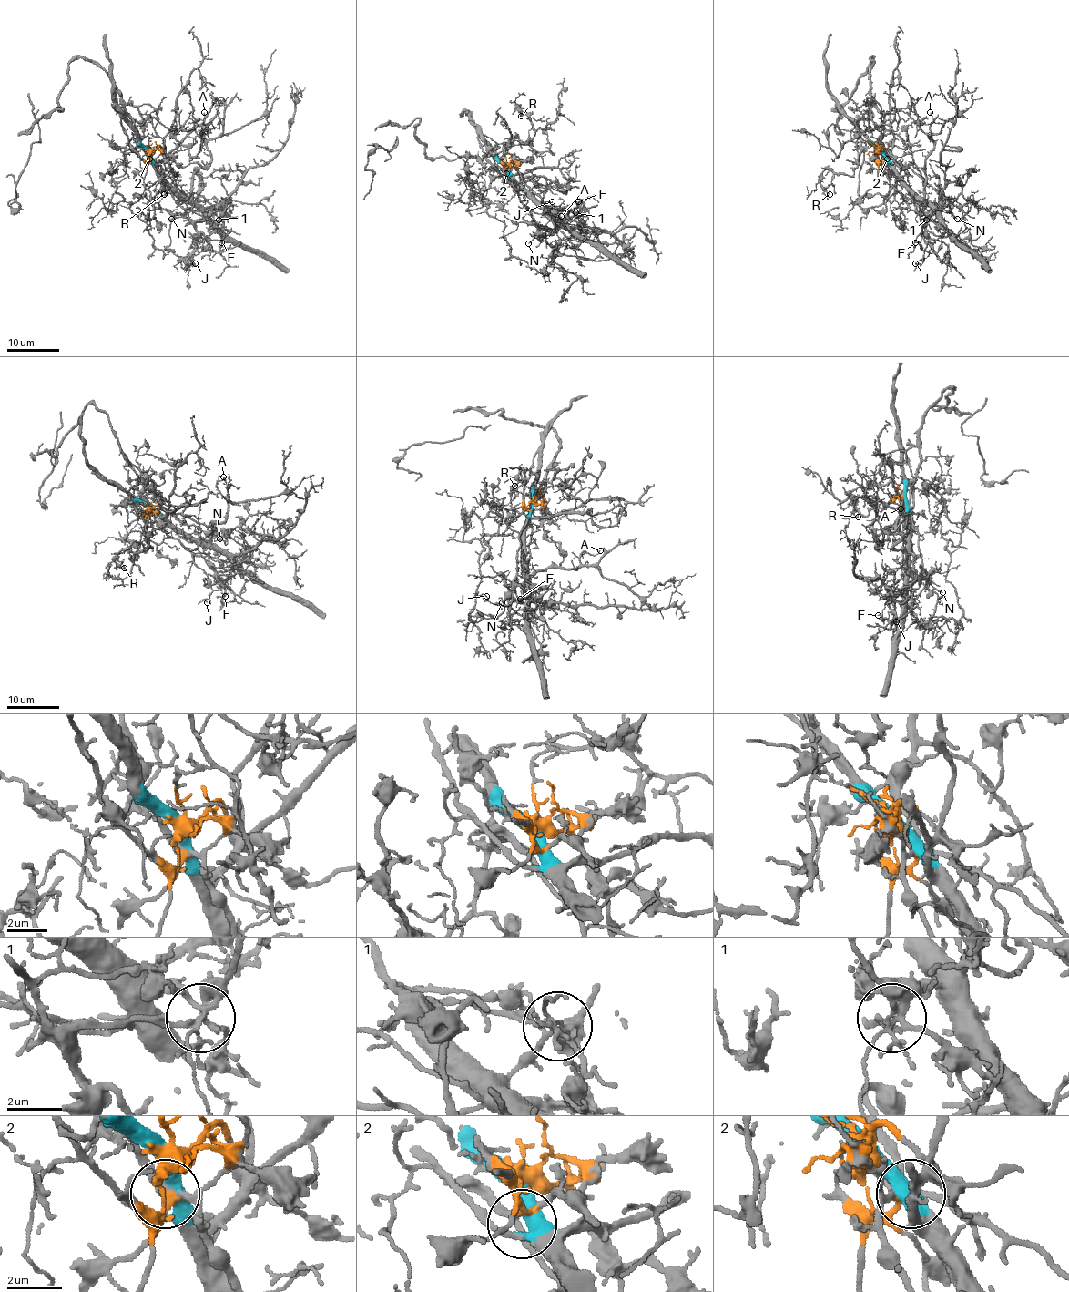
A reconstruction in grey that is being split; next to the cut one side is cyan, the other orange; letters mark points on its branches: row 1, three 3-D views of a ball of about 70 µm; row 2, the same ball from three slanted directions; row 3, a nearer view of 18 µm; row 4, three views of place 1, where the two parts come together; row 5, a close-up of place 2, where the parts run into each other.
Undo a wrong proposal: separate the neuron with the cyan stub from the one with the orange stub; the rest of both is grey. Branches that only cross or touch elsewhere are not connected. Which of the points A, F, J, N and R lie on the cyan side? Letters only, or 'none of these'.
A, F, J

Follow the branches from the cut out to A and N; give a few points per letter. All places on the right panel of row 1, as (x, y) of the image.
A: (878, 152), (913, 192), (923, 199), (926, 158), (933, 147), (930, 128), (933, 119), (930, 113)
N: (878, 152), (881, 162), (890, 158), (911, 168), (945, 199), (957, 218)

